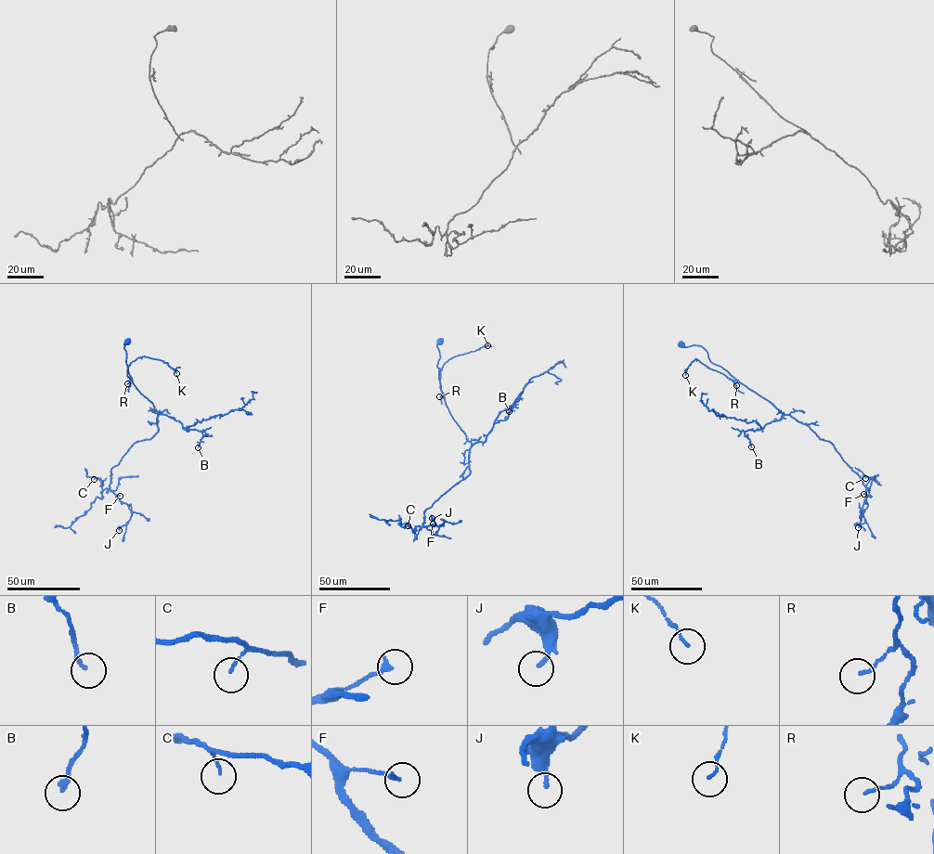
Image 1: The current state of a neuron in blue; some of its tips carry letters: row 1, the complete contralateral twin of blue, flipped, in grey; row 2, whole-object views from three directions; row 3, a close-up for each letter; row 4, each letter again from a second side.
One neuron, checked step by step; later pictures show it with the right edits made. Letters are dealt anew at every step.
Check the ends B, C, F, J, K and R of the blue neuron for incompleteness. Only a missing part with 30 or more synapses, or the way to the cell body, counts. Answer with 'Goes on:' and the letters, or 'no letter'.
Goes on: no letter

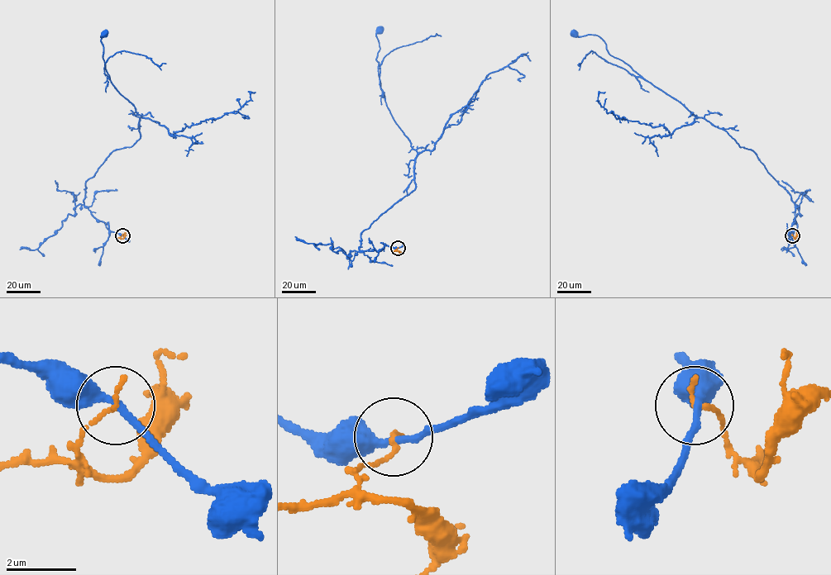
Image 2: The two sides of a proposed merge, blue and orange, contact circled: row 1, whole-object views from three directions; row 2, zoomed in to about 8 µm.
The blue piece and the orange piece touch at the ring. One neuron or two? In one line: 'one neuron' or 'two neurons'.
two neurons

